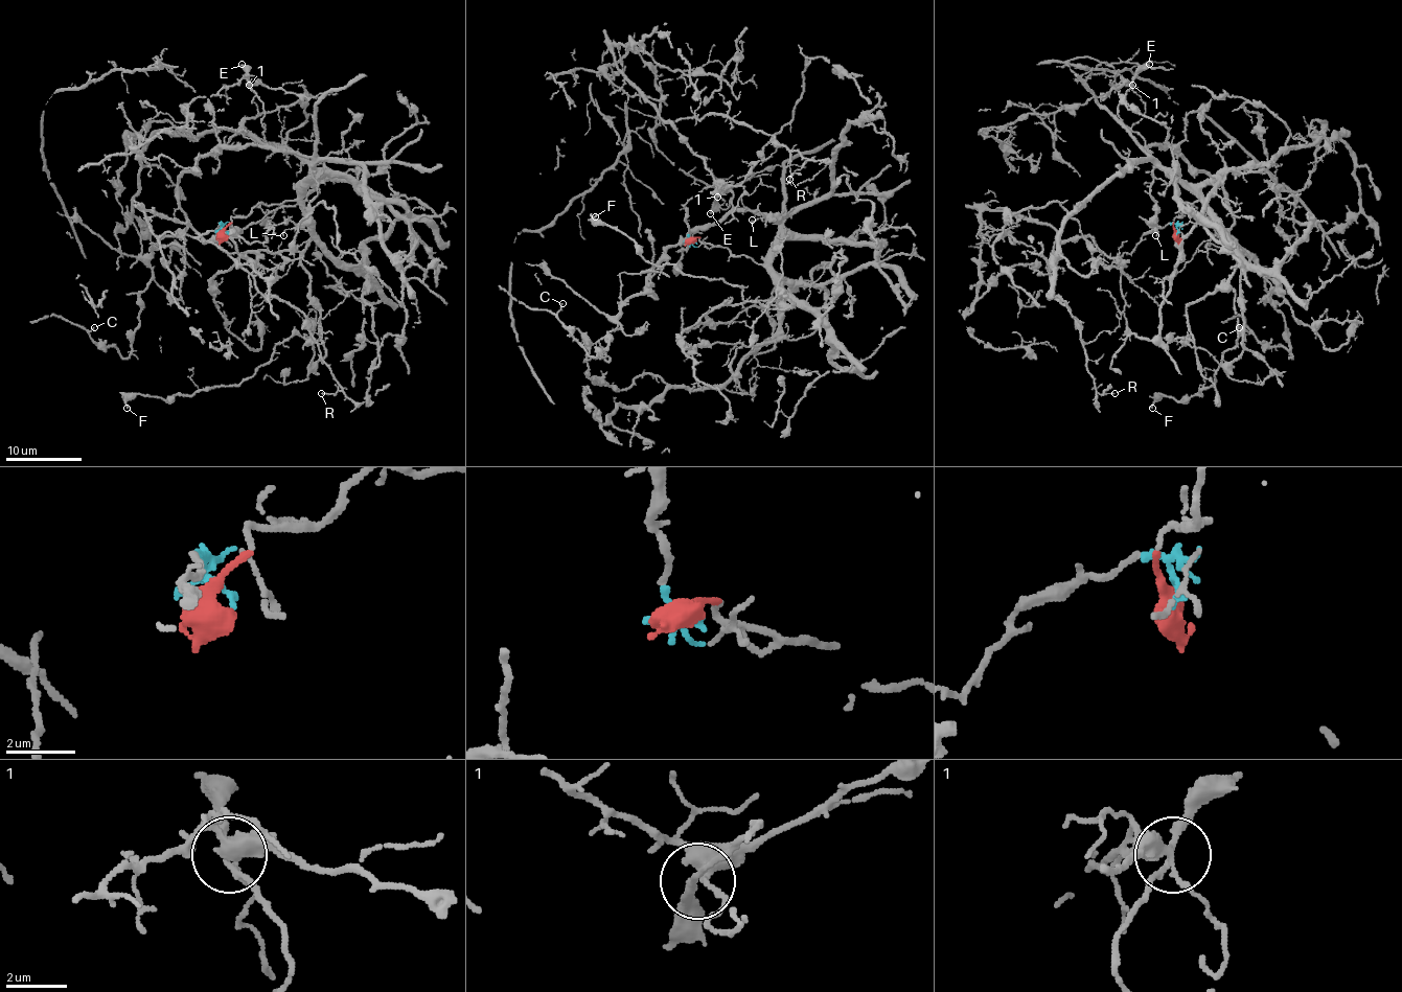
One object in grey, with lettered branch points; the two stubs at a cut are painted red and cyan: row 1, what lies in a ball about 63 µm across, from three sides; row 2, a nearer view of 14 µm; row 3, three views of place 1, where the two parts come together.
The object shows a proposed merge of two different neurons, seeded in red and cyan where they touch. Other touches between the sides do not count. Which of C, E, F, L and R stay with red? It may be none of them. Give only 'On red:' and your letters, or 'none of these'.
On red: C, E, F, L

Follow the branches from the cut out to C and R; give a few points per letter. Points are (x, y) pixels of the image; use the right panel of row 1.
C: (1176, 236), (1200, 199), (1151, 159), (1157, 145), (1223, 190), (1291, 358), (1239, 327)
R: (1176, 234), (1172, 223), (1148, 230), (1120, 257), (1089, 236), (1053, 246), (1051, 291), (1095, 388), (1113, 393)

